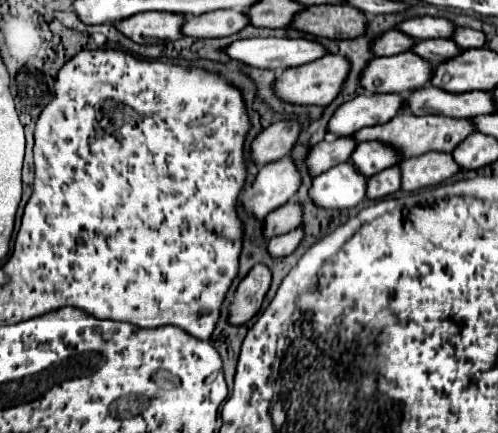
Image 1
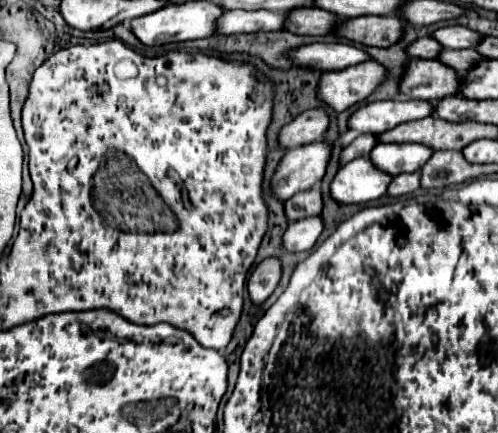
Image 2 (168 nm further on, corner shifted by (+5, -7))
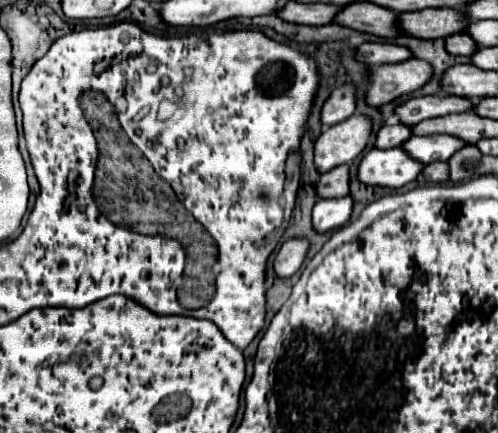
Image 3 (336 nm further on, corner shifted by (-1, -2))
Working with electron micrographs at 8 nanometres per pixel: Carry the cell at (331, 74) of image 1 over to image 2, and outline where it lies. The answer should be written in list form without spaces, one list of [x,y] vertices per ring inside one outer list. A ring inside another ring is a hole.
[[[376,61],[358,63],[342,71],[322,73],[316,85],[316,97],[334,111],[344,111],[358,101],[364,101],[384,79],[386,69]]]

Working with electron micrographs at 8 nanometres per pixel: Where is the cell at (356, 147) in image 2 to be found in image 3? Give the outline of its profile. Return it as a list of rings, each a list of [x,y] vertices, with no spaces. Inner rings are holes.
[[[396,124],[396,126],[382,126],[380,132],[376,134],[376,148],[396,148],[404,144],[410,138],[410,126],[406,124]]]

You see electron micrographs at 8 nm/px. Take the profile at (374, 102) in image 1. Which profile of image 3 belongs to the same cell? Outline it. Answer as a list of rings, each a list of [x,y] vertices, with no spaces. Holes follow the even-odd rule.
[[[436,94],[436,96],[420,96],[410,98],[408,102],[396,108],[402,124],[416,126],[426,118],[438,118],[442,114],[456,114],[456,112],[470,112],[474,108],[472,100],[450,96],[450,94]]]

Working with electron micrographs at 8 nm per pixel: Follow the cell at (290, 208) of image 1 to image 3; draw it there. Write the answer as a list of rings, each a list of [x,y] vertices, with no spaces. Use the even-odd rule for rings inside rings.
[[[342,164],[322,174],[316,192],[320,198],[340,198],[348,194],[348,188],[350,188],[350,164]]]

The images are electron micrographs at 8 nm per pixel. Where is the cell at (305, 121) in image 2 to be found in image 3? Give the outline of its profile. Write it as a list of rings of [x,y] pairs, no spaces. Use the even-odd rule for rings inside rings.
[[[344,84],[336,88],[322,108],[322,122],[324,126],[338,124],[350,118],[356,110],[356,88],[352,84]]]

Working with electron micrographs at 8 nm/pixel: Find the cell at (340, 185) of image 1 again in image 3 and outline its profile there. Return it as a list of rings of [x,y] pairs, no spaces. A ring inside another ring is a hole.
[[[374,148],[364,156],[358,168],[358,178],[368,186],[402,188],[422,174],[422,166],[424,164],[414,160],[408,152],[404,152],[404,148]]]

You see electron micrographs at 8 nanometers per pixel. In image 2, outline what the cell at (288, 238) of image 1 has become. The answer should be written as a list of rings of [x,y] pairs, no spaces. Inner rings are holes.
[[[306,217],[288,225],[282,235],[282,247],[290,253],[310,251],[316,239],[322,233],[322,219],[320,217]]]

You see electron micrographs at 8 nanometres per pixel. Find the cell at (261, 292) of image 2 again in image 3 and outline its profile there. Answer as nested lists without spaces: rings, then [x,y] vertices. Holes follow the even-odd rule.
[[[290,238],[282,244],[276,260],[274,260],[274,270],[280,278],[290,278],[292,274],[296,274],[302,266],[302,262],[306,260],[310,242],[308,238]]]

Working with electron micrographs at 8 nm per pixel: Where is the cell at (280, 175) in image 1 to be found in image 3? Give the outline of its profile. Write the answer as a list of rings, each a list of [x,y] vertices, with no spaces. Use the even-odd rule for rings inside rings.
[[[354,114],[340,124],[330,126],[314,144],[314,162],[320,172],[328,172],[340,164],[354,160],[370,142],[372,120]]]

